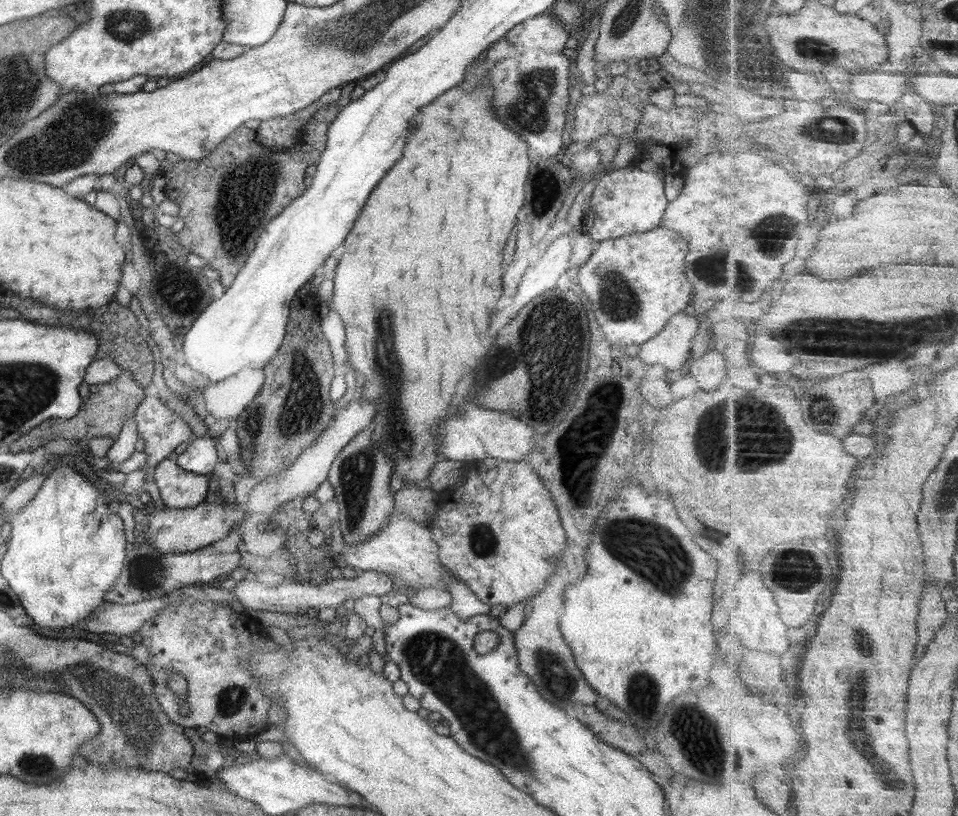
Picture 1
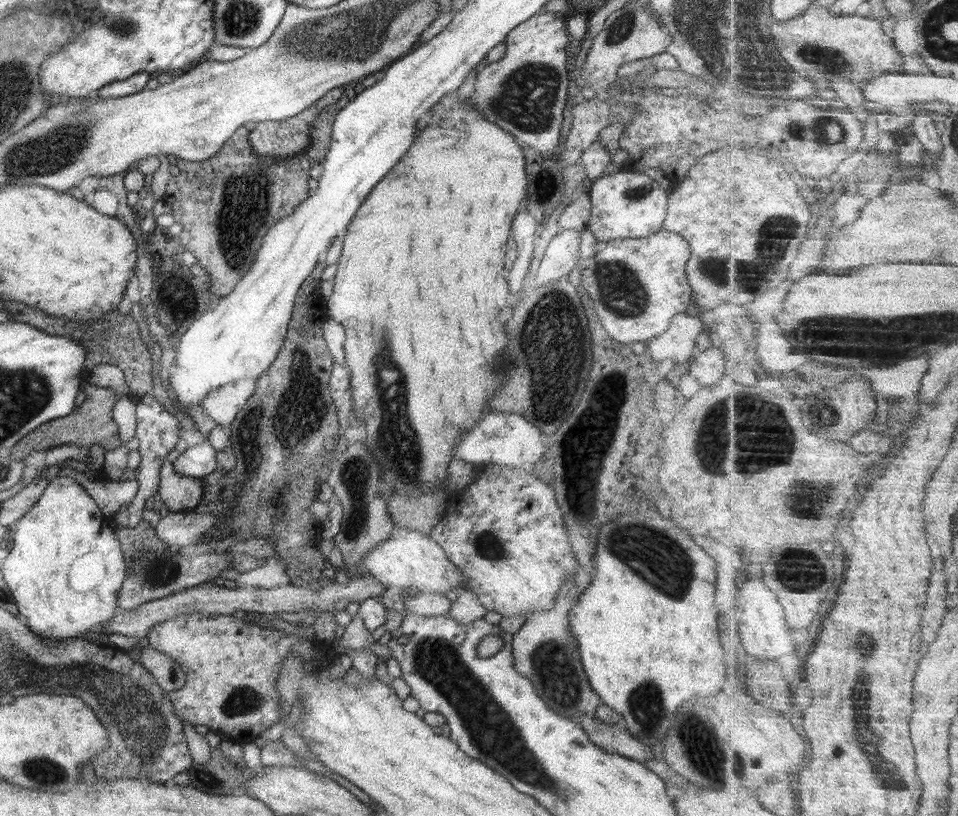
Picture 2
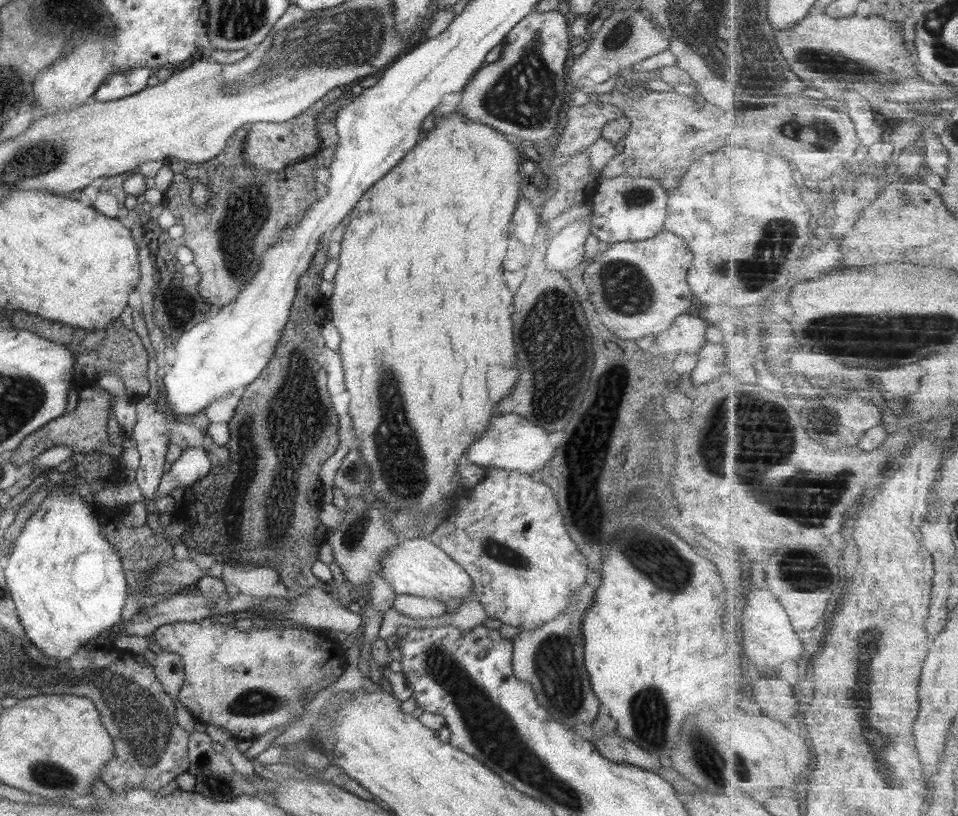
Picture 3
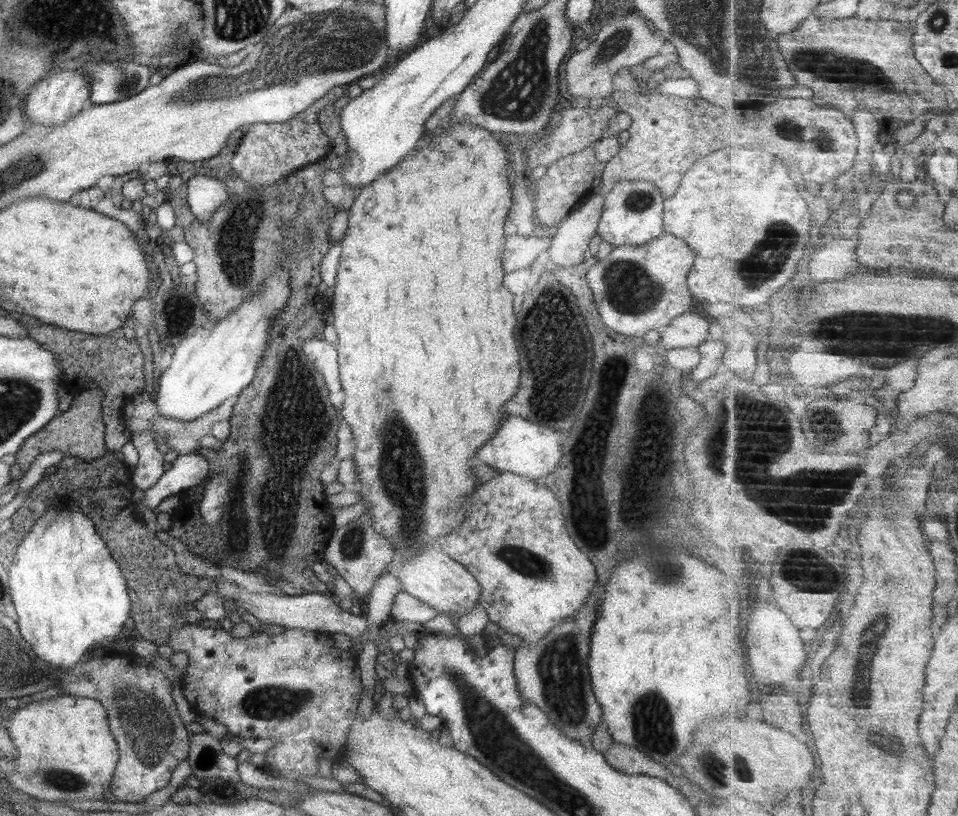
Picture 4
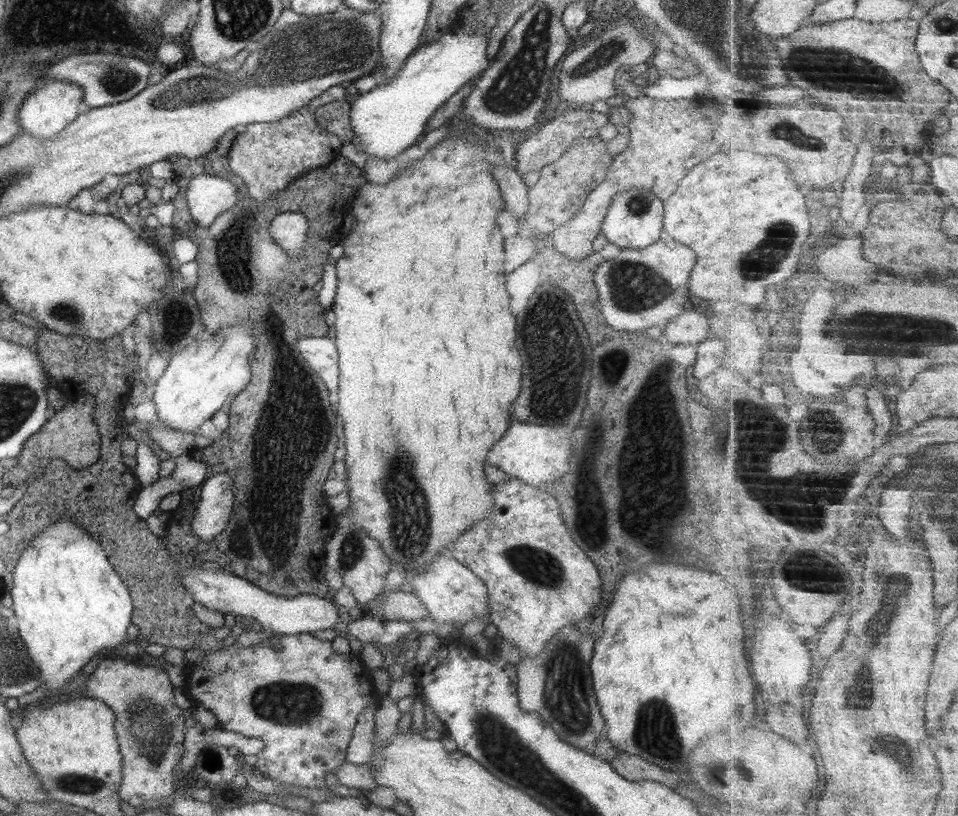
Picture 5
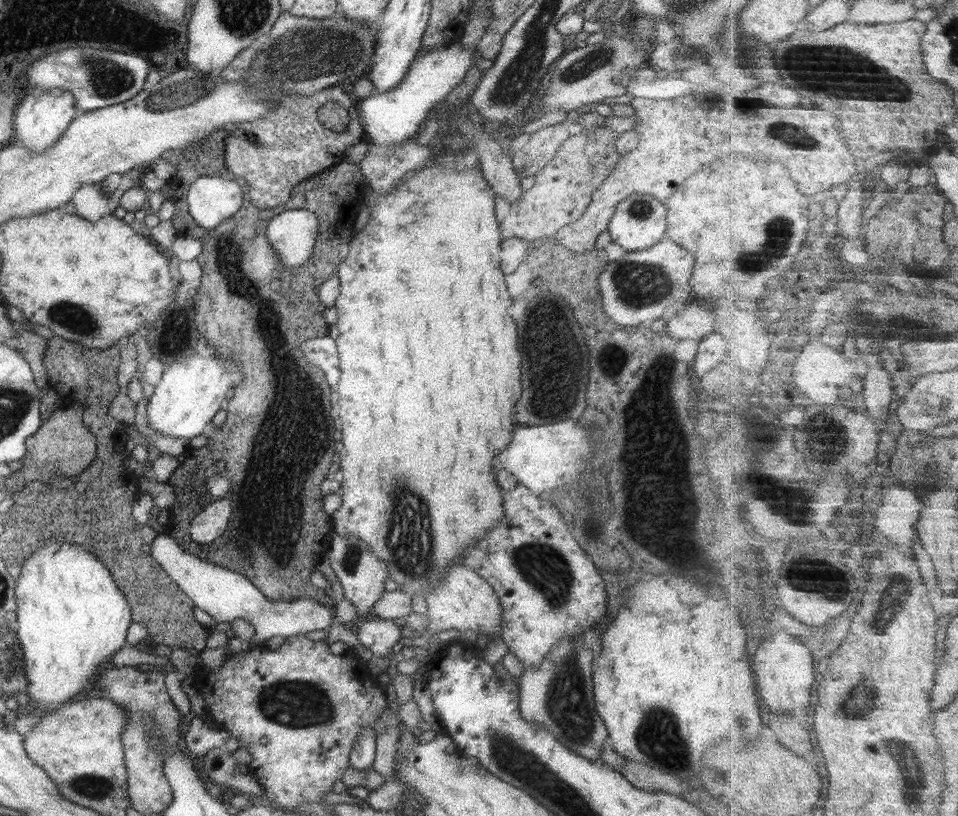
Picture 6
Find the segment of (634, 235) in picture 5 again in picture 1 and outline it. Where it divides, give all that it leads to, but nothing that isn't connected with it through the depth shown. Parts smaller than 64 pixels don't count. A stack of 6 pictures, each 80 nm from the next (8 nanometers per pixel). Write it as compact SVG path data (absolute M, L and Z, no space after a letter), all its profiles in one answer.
M635 165L605 170L605 173L597 177L581 232L587 234L593 243L598 243L601 240L653 230L660 223L668 203L663 194L664 175L659 167L656 174L641 171Z

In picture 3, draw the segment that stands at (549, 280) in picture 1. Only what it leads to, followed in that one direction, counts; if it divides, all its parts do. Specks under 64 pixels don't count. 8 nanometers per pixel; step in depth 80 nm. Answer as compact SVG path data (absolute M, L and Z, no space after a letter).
M590 215L585 220L574 220L566 224L551 239L547 246L545 266L549 270L571 270L585 260L583 246L590 233Z

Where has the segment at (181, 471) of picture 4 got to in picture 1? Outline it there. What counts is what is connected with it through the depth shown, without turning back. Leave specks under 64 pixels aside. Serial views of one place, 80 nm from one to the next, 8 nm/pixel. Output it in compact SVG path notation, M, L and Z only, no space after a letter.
M208 436L197 437L174 461L179 468L187 472L208 476L219 461L213 445L213 439Z

